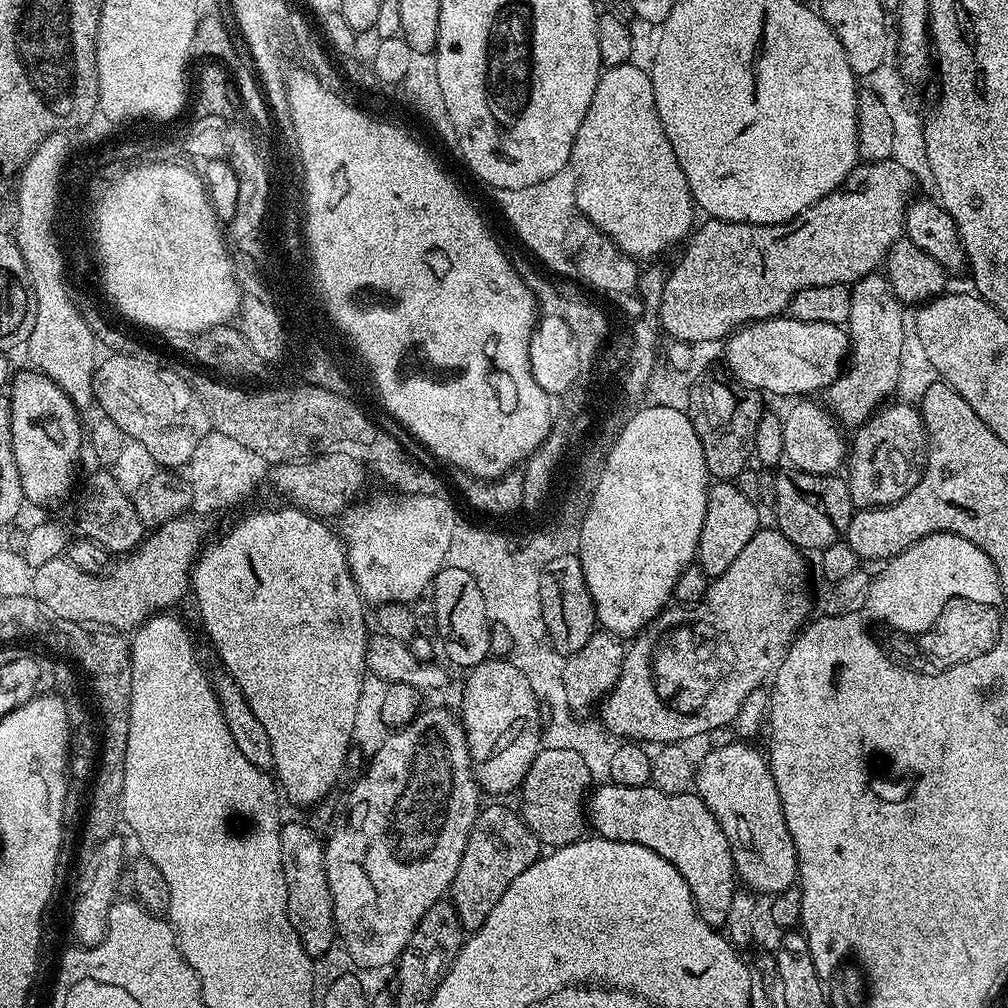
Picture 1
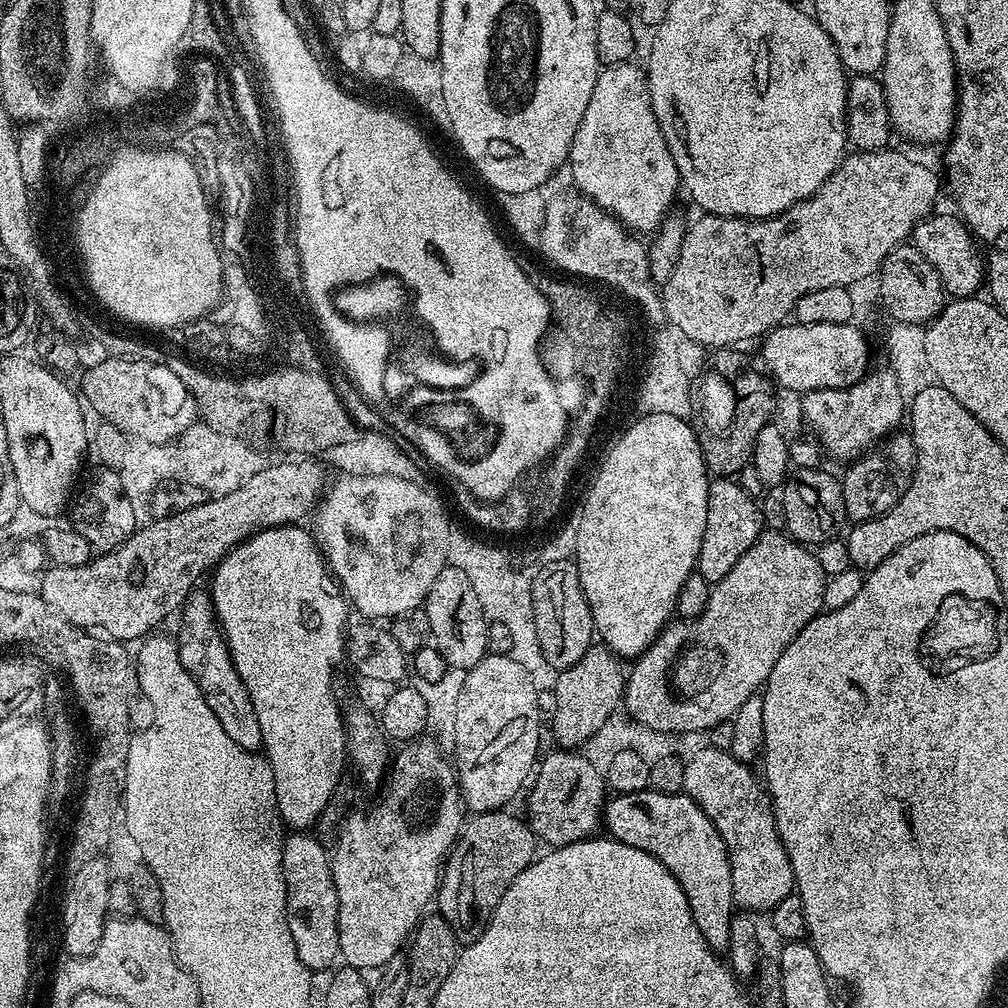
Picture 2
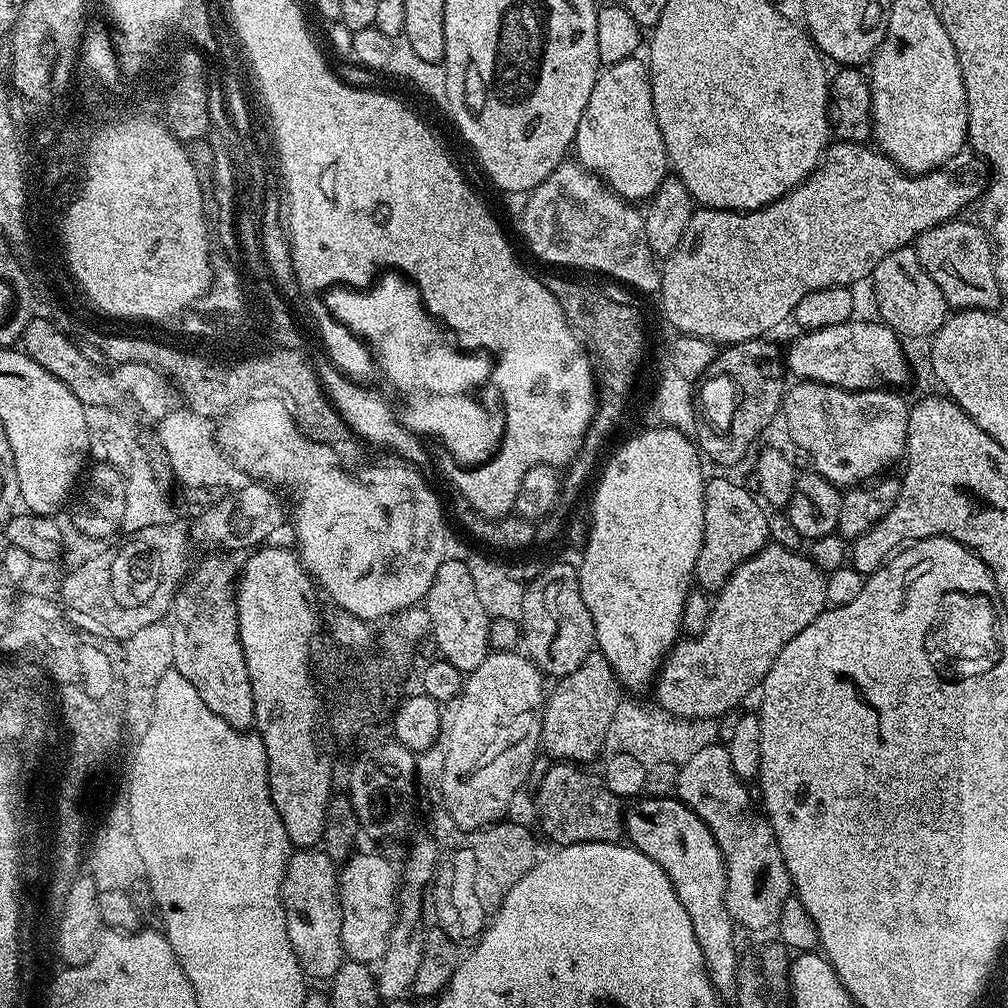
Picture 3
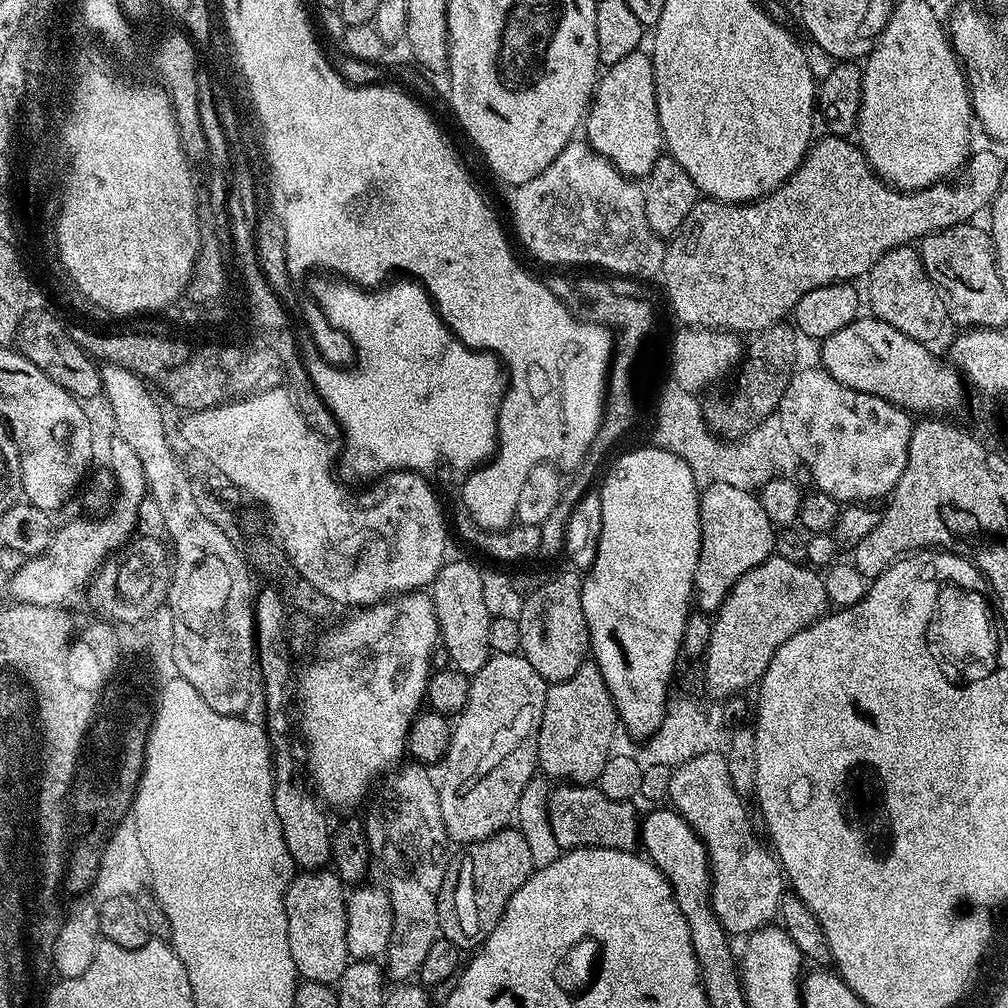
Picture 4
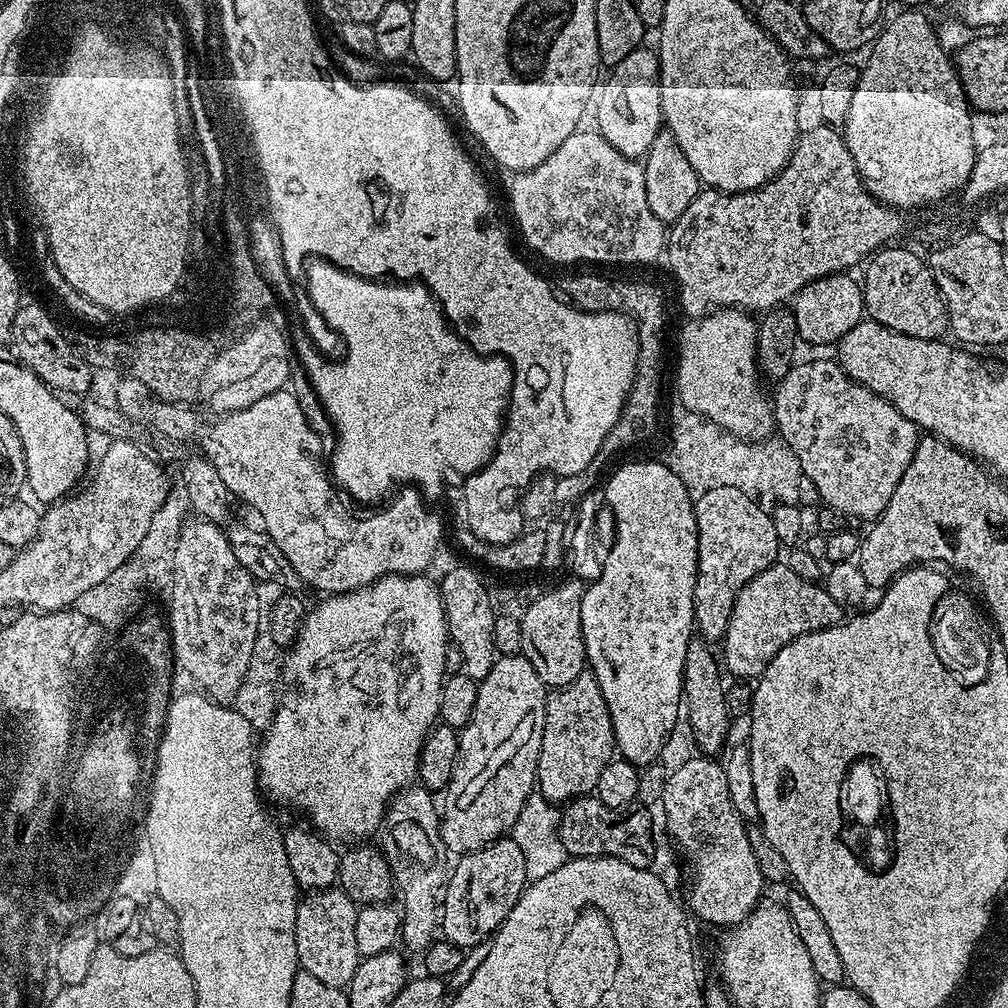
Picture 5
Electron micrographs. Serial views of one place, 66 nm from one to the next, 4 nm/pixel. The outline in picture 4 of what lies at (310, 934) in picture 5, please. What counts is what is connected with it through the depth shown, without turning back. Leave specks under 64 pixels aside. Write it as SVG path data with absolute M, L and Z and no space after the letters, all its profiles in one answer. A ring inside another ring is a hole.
M300 870L293 875L284 895L290 958L294 958L297 977L319 984L335 985L350 962L346 946L346 888L332 870Z

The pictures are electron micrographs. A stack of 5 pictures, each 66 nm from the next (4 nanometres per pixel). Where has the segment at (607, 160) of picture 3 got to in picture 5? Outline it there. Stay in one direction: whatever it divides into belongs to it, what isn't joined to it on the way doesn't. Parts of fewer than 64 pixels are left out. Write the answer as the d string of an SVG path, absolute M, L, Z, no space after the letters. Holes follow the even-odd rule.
M648 46L635 48L630 54L626 54L626 58L622 58L622 62L618 62L612 67L607 75L608 81L605 84L603 81L594 100L594 112L596 108L595 131L599 132L602 138L606 138L606 142L610 142L610 146L614 146L614 150L618 150L622 155L643 158L650 150L650 144L654 142L654 138L662 131L660 57L653 49L651 52Z

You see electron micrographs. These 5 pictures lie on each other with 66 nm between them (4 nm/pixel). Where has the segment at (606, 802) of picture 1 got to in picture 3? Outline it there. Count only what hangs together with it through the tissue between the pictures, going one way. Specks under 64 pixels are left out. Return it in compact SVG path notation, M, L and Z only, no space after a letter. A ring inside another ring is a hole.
M645 795L627 805L624 831L627 843L646 854L650 862L658 862L666 878L670 878L674 894L678 894L678 902L686 909L690 926L694 926L694 938L698 938L716 995L735 997L740 960L736 952L738 928L730 918L730 910L726 910L726 868L722 850L718 850L718 842L714 842L714 834L710 834L710 826L678 798Z

